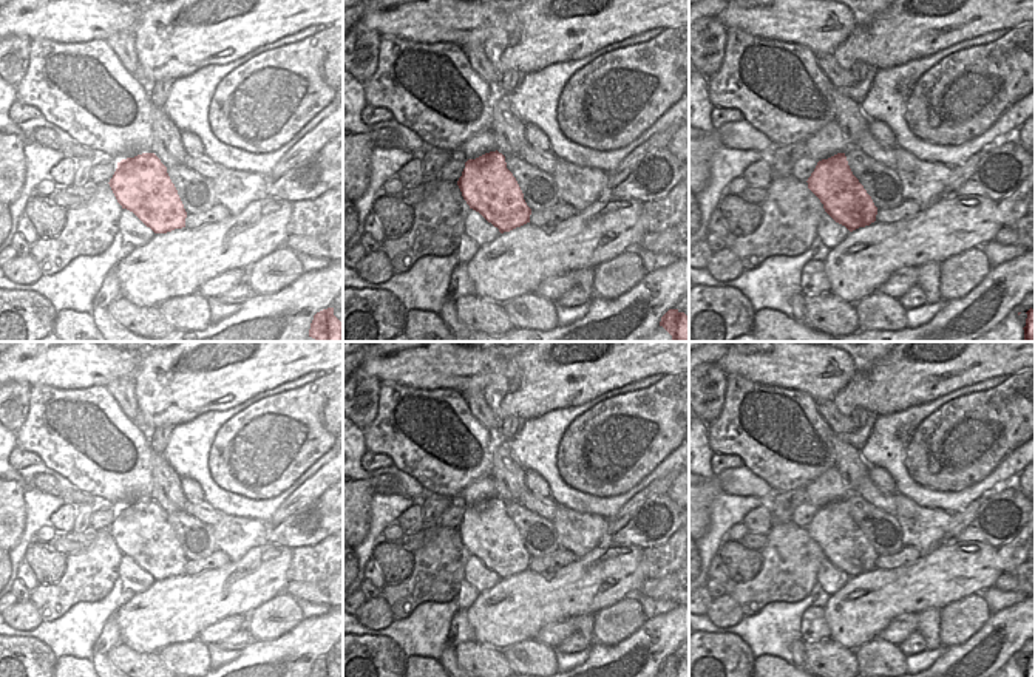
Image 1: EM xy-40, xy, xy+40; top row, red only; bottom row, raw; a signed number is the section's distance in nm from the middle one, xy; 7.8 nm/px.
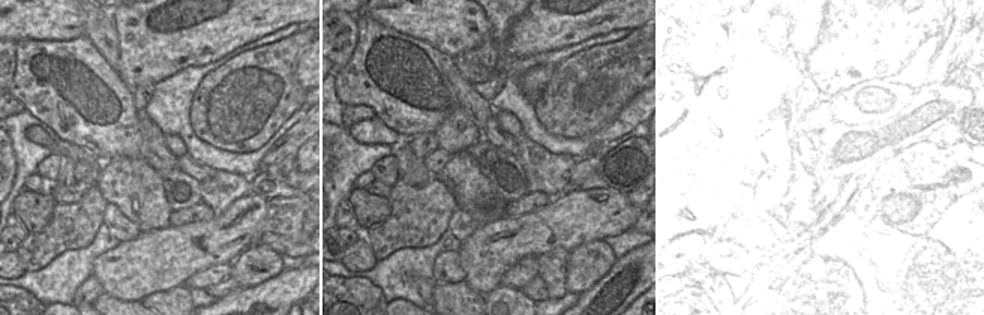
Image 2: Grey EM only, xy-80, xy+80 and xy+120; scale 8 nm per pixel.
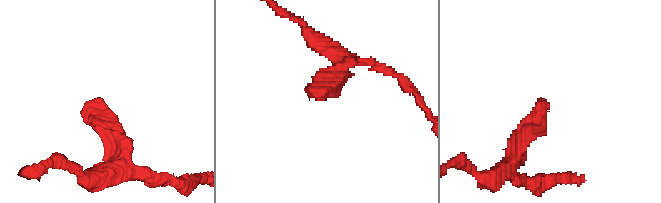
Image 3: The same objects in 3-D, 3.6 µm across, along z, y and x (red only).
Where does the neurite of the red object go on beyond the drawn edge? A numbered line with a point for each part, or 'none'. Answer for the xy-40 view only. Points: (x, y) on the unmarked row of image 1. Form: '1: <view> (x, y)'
none

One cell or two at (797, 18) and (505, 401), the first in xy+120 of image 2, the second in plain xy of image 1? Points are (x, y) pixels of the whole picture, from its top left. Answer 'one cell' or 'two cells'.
two cells

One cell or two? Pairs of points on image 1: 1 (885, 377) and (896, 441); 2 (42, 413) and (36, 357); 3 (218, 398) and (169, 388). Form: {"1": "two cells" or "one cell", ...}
{"1": "two cells", "2": "two cells", "3": "one cell"}

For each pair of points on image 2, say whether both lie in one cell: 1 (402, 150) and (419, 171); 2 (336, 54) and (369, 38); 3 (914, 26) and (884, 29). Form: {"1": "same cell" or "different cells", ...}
{"1": "same cell", "2": "different cells", "3": "same cell"}

